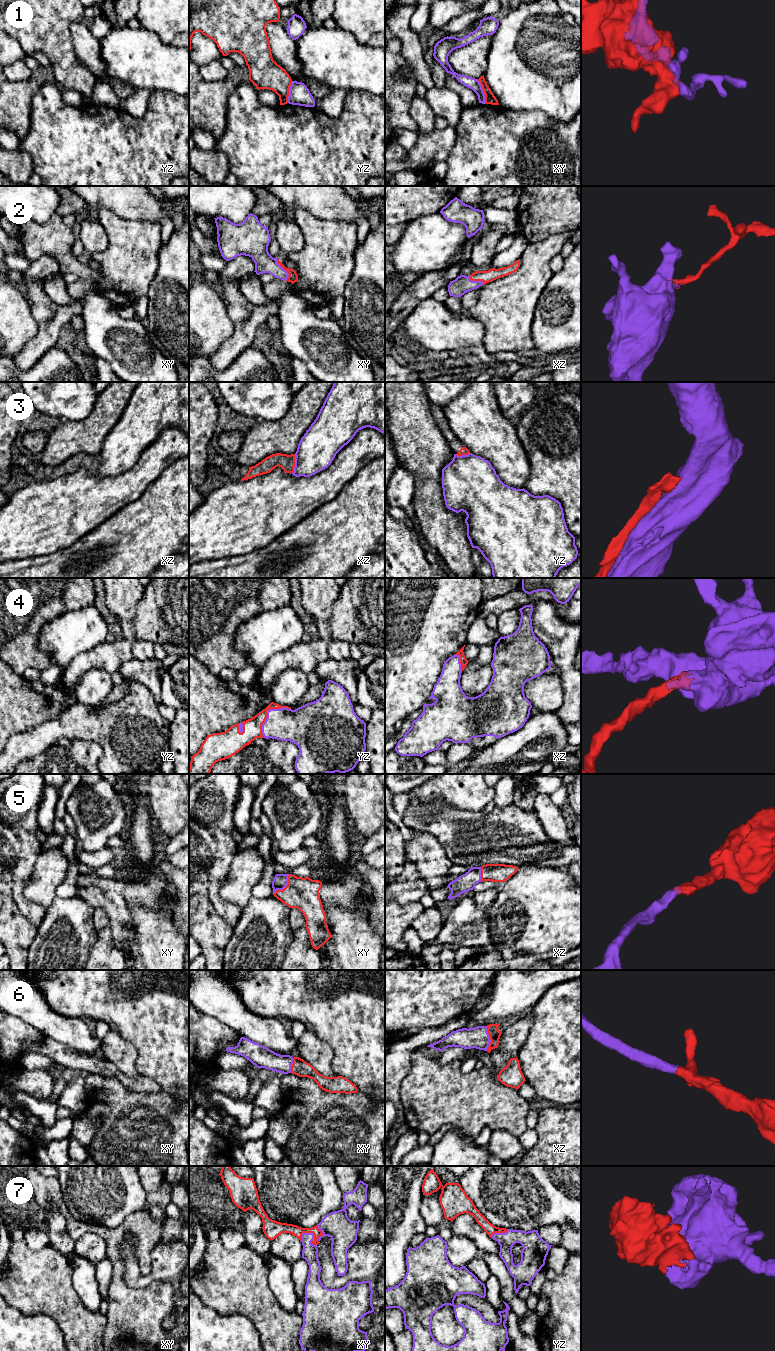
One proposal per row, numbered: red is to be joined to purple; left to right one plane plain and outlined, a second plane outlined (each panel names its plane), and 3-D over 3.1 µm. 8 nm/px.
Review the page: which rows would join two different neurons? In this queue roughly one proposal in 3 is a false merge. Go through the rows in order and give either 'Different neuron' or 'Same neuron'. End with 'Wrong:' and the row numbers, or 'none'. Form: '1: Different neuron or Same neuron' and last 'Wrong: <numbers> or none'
1: Different neuron
2: Same neuron
3: Different neuron
4: Same neuron
5: Same neuron
6: Same neuron
7: Same neuron
Wrong: 1, 3

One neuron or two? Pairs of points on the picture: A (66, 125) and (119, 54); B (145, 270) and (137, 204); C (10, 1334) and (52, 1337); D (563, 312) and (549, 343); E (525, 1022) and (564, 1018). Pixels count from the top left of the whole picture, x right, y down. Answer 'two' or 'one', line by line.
A: two
B: two
C: one
D: one
E: two

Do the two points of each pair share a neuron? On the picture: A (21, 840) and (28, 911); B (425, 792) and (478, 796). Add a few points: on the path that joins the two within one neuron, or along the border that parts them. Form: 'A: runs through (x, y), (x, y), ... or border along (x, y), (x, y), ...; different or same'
A: runs through (19, 858), (18, 893); same
B: runs through (438, 790), (465, 790); same

